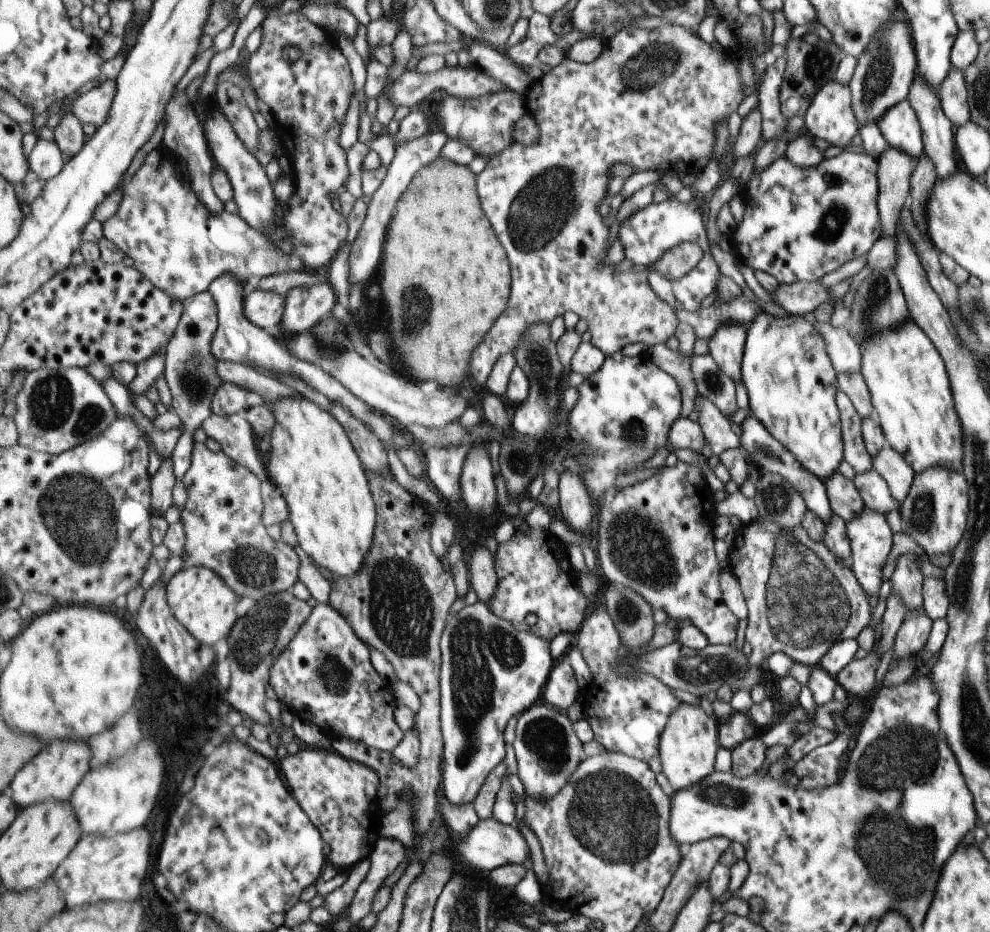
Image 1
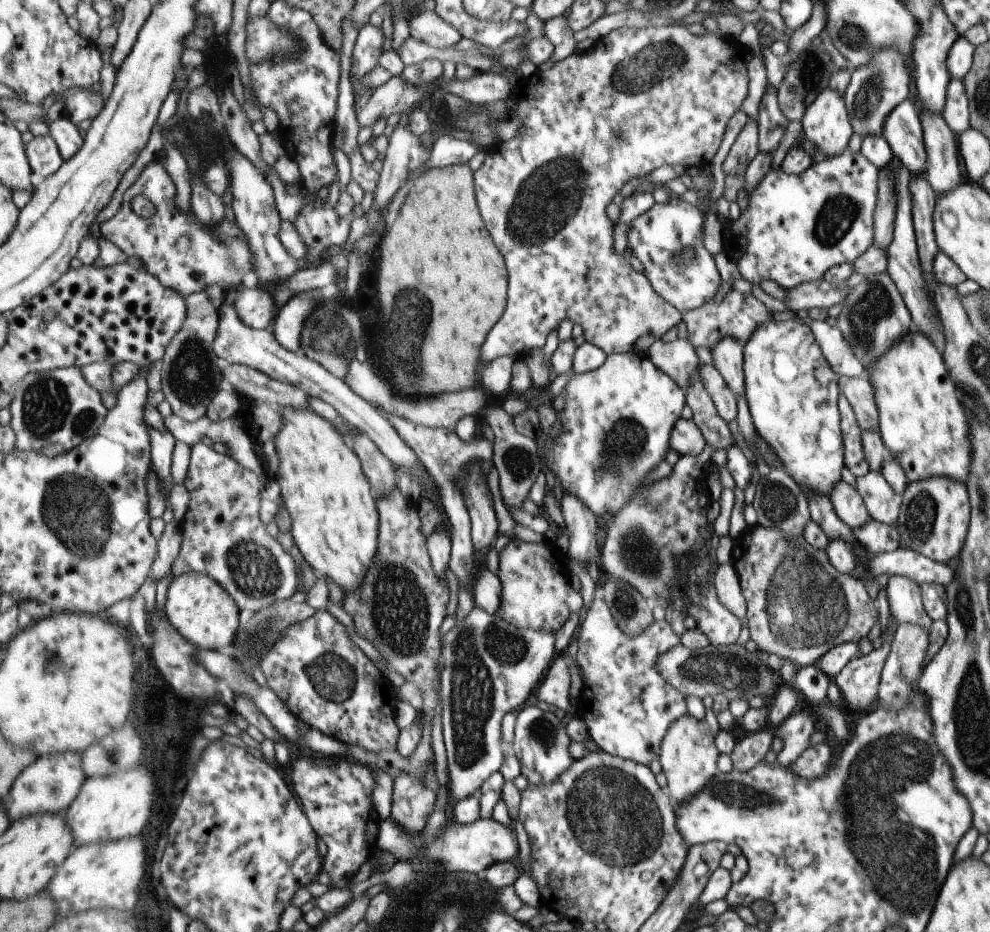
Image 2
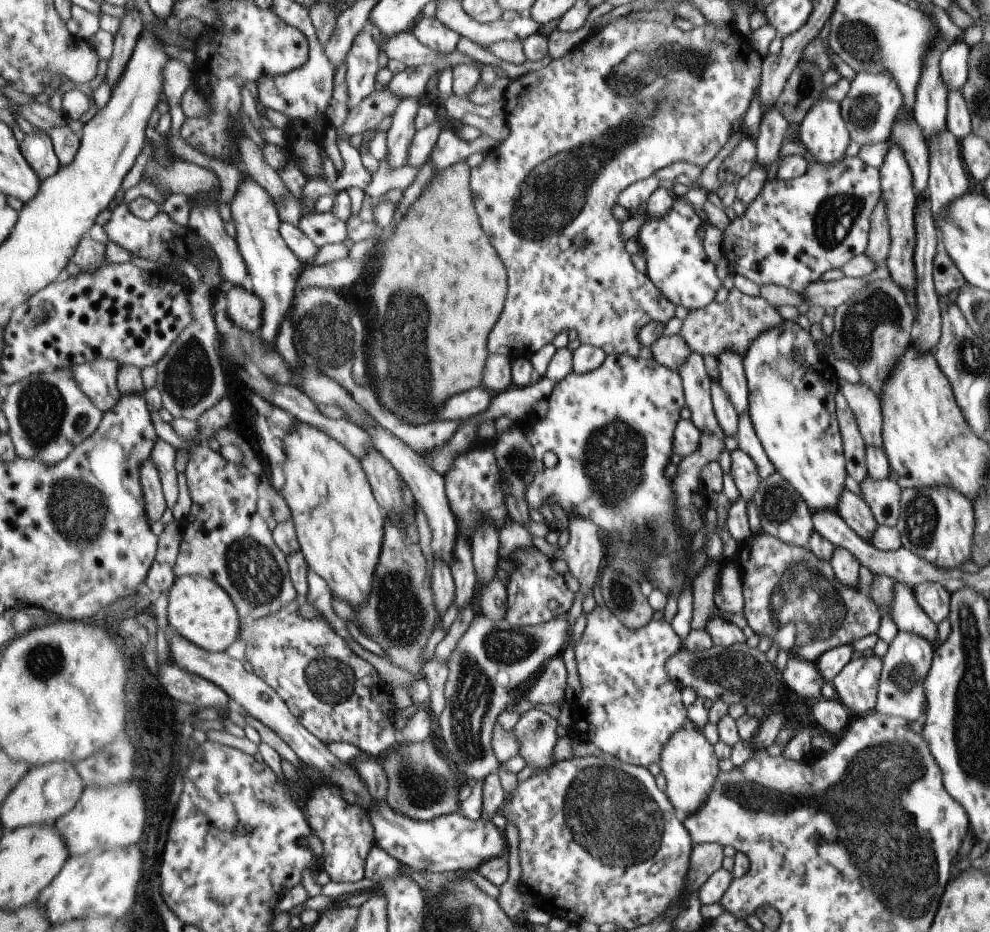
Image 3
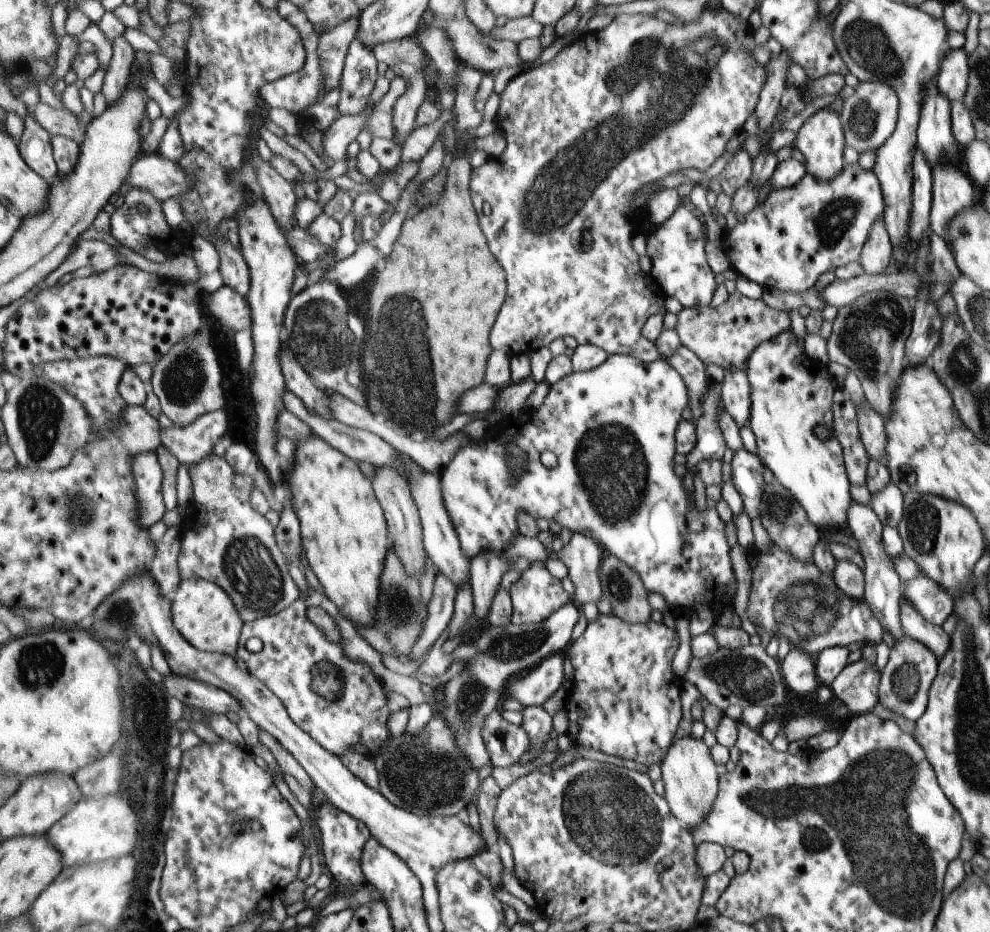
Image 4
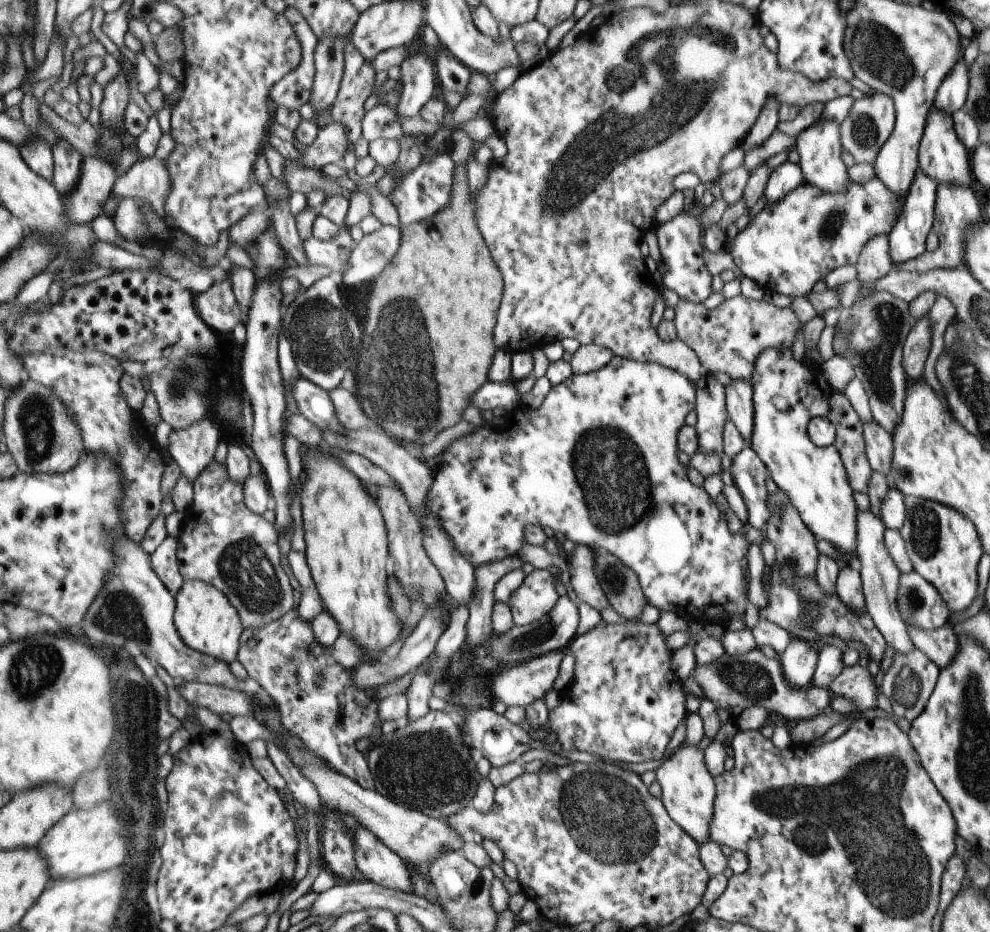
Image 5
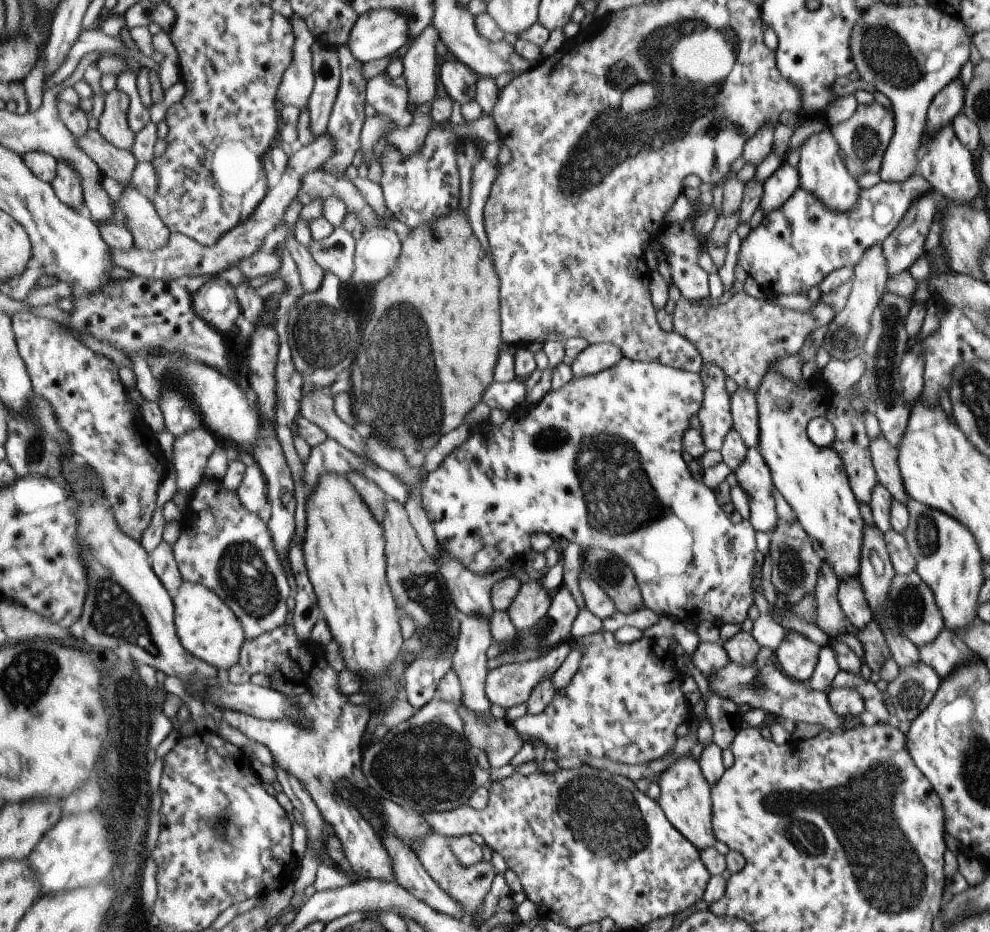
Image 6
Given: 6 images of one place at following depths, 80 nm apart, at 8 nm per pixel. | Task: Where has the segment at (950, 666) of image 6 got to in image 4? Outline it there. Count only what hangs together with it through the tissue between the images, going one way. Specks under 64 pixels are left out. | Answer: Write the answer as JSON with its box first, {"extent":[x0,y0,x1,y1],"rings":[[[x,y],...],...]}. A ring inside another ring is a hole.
{"extent":[899,597,950,658],"rings":[[[903,597],[899,602],[899,624],[904,635],[921,643],[936,658],[941,658],[950,645],[949,637],[940,625],[928,623]]]}

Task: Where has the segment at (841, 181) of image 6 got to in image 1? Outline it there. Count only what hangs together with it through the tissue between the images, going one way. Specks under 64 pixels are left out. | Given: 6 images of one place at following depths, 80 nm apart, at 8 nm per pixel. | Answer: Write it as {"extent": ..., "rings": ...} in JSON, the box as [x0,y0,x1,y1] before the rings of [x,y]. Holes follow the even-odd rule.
{"extent":[802,78,858,146],"rings":[[[831,78],[820,86],[813,95],[804,114],[802,133],[809,139],[826,140],[831,146],[845,146],[858,133],[858,122],[851,110],[851,95],[847,85],[836,82]]]}

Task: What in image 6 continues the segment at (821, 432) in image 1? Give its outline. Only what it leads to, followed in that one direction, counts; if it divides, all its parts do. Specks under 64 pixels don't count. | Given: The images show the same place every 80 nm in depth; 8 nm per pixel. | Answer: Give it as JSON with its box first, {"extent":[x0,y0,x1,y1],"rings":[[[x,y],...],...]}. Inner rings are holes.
{"extent":[754,360,864,582],"rings":[[[776,360],[768,362],[767,370],[765,371],[765,374],[762,376],[761,382],[759,383],[757,390],[754,392],[758,410],[759,434],[757,437],[756,444],[757,452],[761,455],[761,458],[763,458],[765,464],[767,465],[767,468],[769,469],[769,472],[771,473],[772,485],[780,492],[781,496],[783,496],[785,502],[787,502],[789,508],[791,508],[794,518],[799,521],[799,524],[803,527],[805,534],[807,534],[807,536],[810,539],[817,540],[817,542],[819,542],[819,544],[821,545],[821,548],[823,548],[823,562],[827,563],[828,565],[831,565],[833,572],[836,574],[836,577],[838,578],[838,582],[846,581],[849,577],[856,578],[859,568],[859,553],[862,541],[862,526],[864,523],[862,521],[862,516],[860,515],[858,509],[859,502],[857,502],[856,498],[853,496],[853,493],[851,492],[846,472],[842,467],[841,459],[839,458],[839,456],[837,456],[837,453],[831,447],[817,448],[817,446],[815,446],[815,444],[813,444],[807,438],[806,435],[806,424],[809,422],[809,419],[821,417],[826,413],[829,399],[832,396],[832,390],[827,386],[827,383],[820,375],[818,375],[815,371],[810,369],[807,369],[804,375],[802,376],[804,379],[803,385],[797,386],[797,384],[793,383],[793,381],[787,379],[785,376],[781,375],[781,373],[775,370],[775,368],[773,367],[775,361]]]}

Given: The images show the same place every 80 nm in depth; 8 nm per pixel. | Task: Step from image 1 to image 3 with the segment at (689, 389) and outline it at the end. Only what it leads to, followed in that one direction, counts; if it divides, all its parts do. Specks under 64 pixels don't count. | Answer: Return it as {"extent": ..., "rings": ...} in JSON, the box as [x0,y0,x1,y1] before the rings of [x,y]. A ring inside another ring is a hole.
{"extent":[649,334,692,375],"rings":[[[679,334],[659,336],[649,346],[649,350],[651,350],[651,355],[653,356],[652,360],[680,375],[679,366],[682,366],[683,362],[686,362],[686,359],[692,353]]]}

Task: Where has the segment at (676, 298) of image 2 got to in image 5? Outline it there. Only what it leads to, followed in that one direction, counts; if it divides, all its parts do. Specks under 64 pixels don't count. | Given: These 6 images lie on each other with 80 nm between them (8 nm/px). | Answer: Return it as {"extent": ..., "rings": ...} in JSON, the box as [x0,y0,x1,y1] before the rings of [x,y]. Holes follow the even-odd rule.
{"extent":[655,211,711,303],"rings":[[[684,211],[655,229],[660,254],[656,269],[659,271],[662,288],[675,292],[678,298],[690,303],[702,303],[711,294],[711,275],[704,266],[702,257],[701,228],[699,221]]]}

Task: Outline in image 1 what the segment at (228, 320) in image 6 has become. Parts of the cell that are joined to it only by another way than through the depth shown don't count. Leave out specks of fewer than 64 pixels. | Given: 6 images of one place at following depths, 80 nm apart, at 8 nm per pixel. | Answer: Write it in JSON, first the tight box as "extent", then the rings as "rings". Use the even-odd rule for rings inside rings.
{"extent":[245,290,286,332],"rings":[[[250,290],[245,294],[249,320],[266,331],[275,332],[286,316],[286,298],[275,291]]]}

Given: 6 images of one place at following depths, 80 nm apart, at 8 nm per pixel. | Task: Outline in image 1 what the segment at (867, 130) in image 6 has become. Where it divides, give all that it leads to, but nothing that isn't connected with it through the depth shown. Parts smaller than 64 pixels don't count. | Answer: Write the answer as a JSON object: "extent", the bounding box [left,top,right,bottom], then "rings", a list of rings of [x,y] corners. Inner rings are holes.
{"extent":[848,10,916,126],"rings":[[[899,10],[896,17],[887,19],[882,29],[877,29],[869,38],[865,50],[856,58],[852,77],[848,82],[851,95],[851,110],[858,126],[876,120],[891,106],[908,95],[908,88],[914,79],[916,58],[910,28],[905,16]]]}

